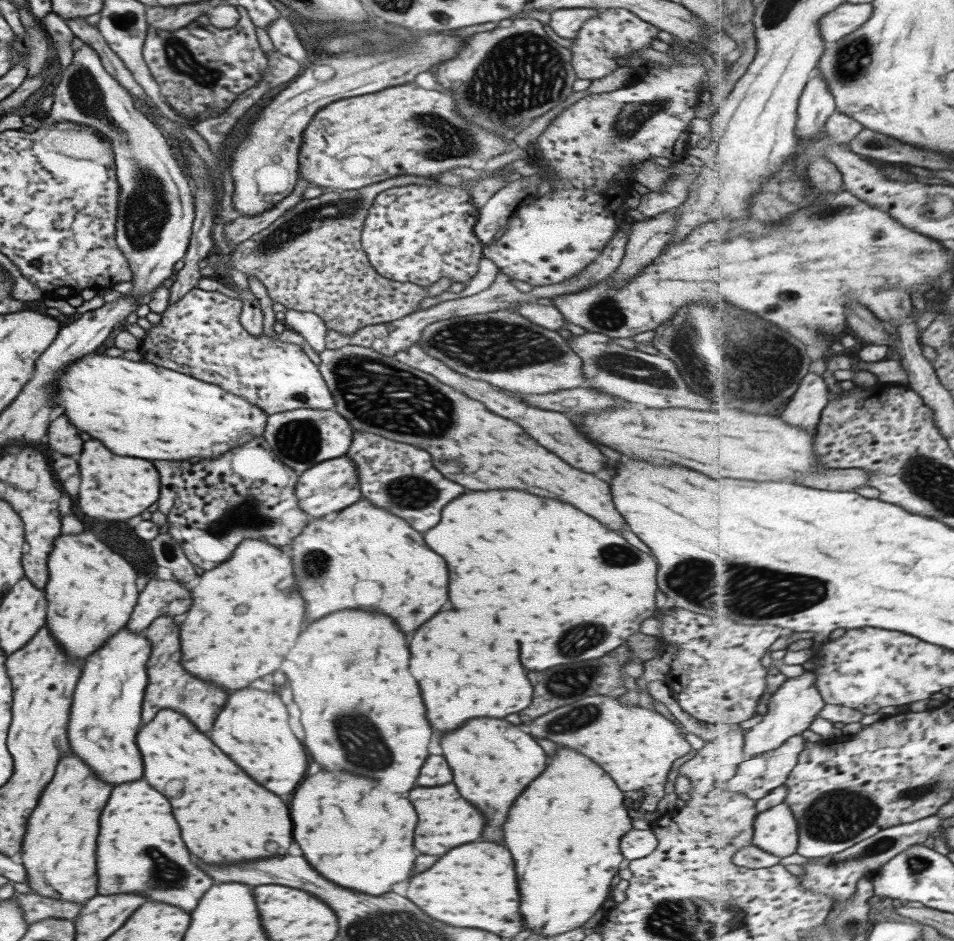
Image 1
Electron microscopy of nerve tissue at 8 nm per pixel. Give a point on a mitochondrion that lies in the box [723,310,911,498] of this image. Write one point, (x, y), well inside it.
(769, 358)

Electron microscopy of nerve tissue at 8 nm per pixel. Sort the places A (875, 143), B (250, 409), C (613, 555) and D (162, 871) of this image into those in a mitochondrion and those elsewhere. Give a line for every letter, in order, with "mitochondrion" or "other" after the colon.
A: mitochondrion
B: other
C: mitochondrion
D: mitochondrion

